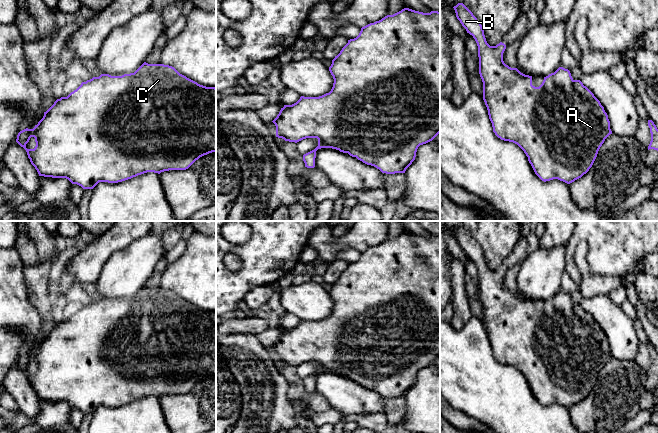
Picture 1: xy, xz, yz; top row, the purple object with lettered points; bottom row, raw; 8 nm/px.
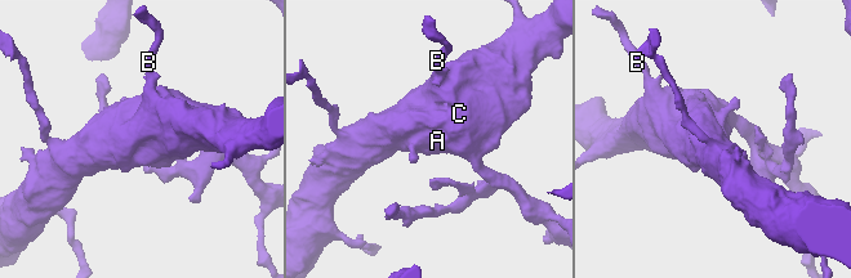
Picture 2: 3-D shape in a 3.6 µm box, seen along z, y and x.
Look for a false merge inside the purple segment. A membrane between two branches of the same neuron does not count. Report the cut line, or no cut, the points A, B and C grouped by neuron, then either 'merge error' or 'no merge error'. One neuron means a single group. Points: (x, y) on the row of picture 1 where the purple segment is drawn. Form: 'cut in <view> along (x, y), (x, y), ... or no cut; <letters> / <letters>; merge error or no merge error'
no cut; A B C; no merge error

